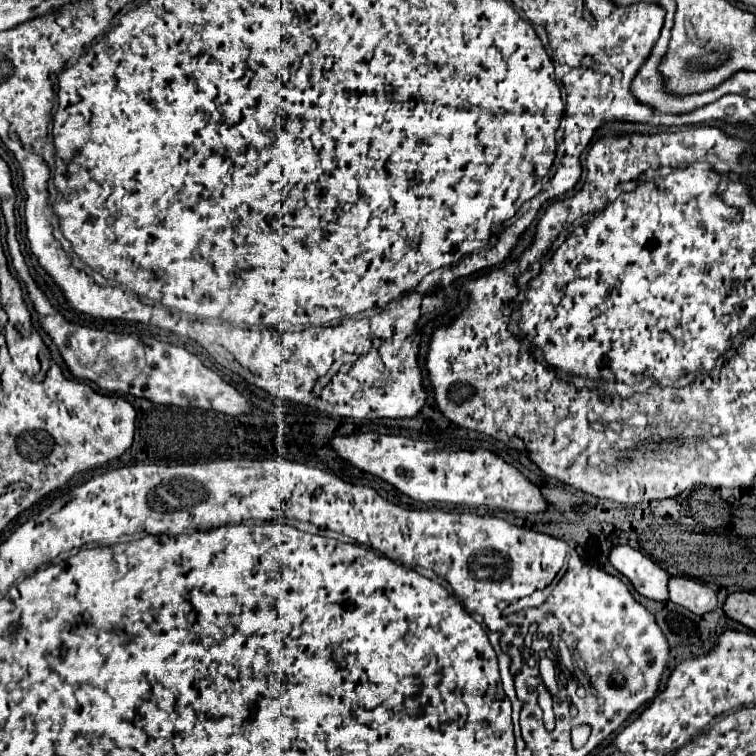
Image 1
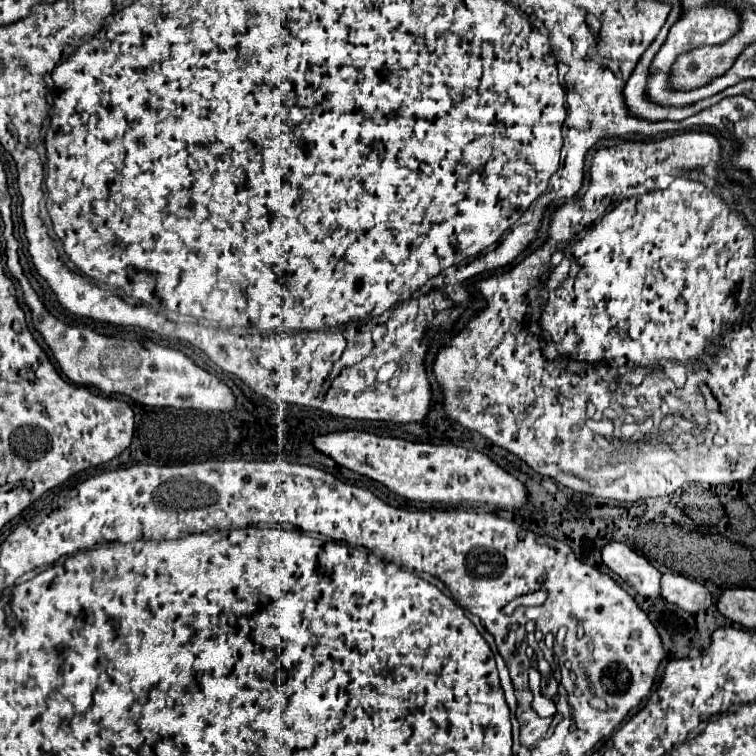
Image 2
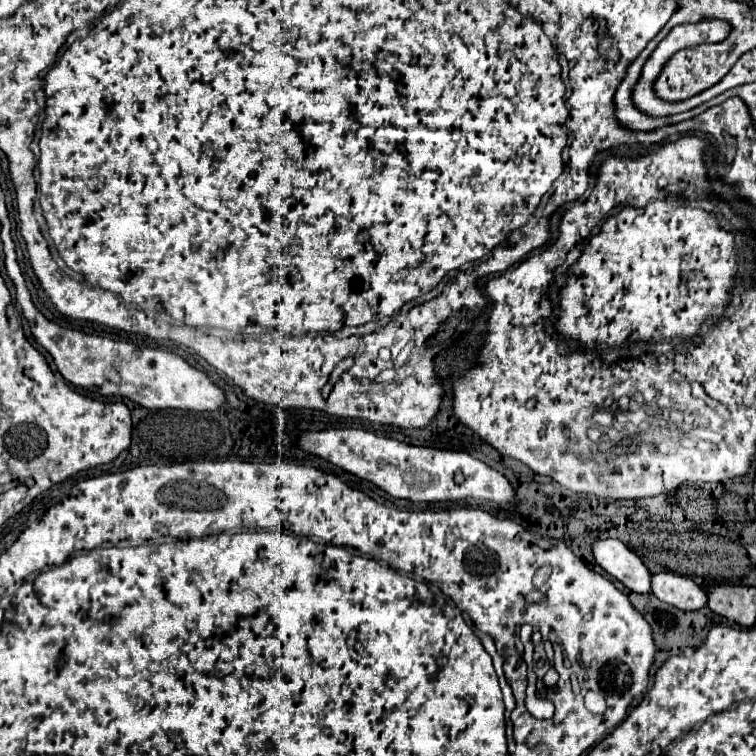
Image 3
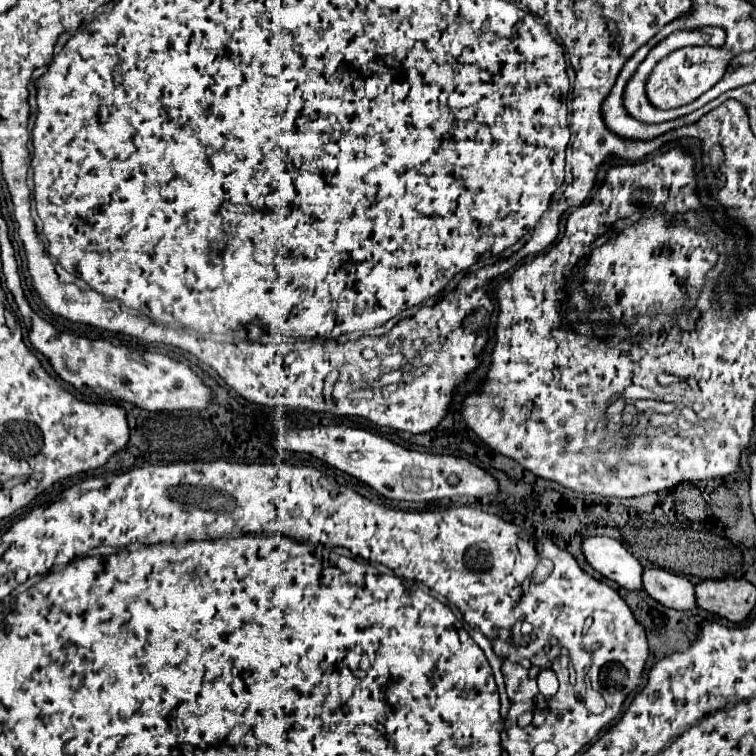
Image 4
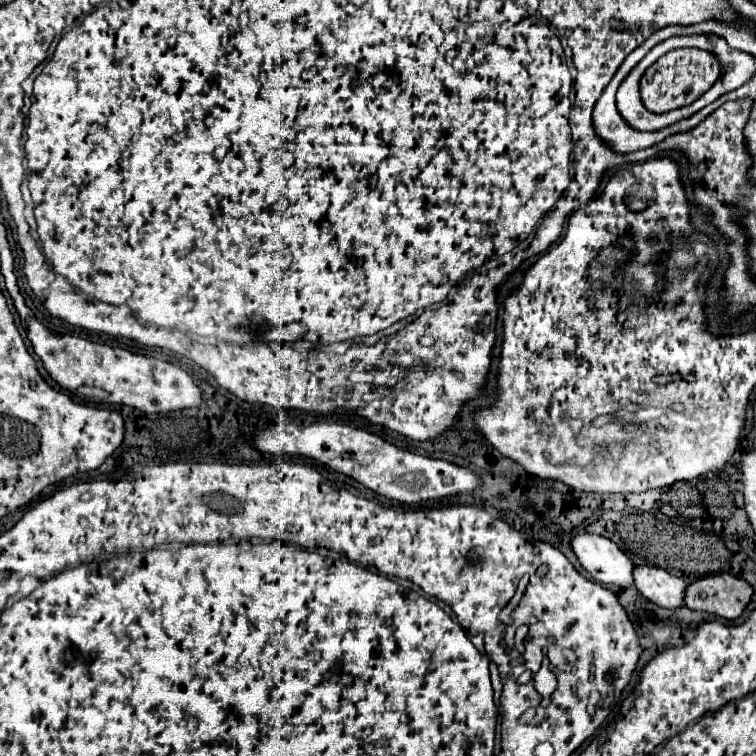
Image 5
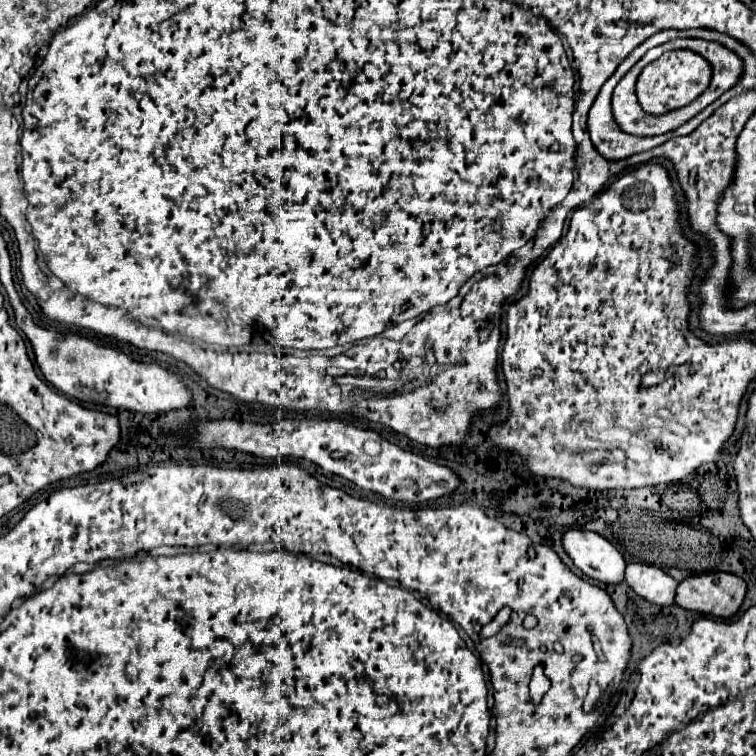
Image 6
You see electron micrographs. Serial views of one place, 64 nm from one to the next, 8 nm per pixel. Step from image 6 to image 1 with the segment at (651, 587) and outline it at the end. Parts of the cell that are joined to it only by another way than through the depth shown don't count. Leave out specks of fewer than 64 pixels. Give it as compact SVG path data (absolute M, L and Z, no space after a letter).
M672 576L668 582L668 600L674 604L690 610L692 614L706 614L712 612L718 604L716 594L702 582L686 578L686 576Z

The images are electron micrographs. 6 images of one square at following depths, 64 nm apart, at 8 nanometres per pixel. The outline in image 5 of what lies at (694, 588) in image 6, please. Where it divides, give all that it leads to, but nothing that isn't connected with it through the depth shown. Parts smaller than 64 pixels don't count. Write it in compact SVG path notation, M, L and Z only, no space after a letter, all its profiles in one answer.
M718 572L686 586L686 608L736 620L746 610L750 596L752 586L746 580L730 572Z

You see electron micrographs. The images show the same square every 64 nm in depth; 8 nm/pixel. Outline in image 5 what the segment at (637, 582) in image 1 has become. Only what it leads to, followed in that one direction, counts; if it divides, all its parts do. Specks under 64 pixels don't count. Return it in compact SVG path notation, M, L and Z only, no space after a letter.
M578 534L570 546L590 576L602 584L616 584L620 588L632 586L632 560L608 538L598 534Z

